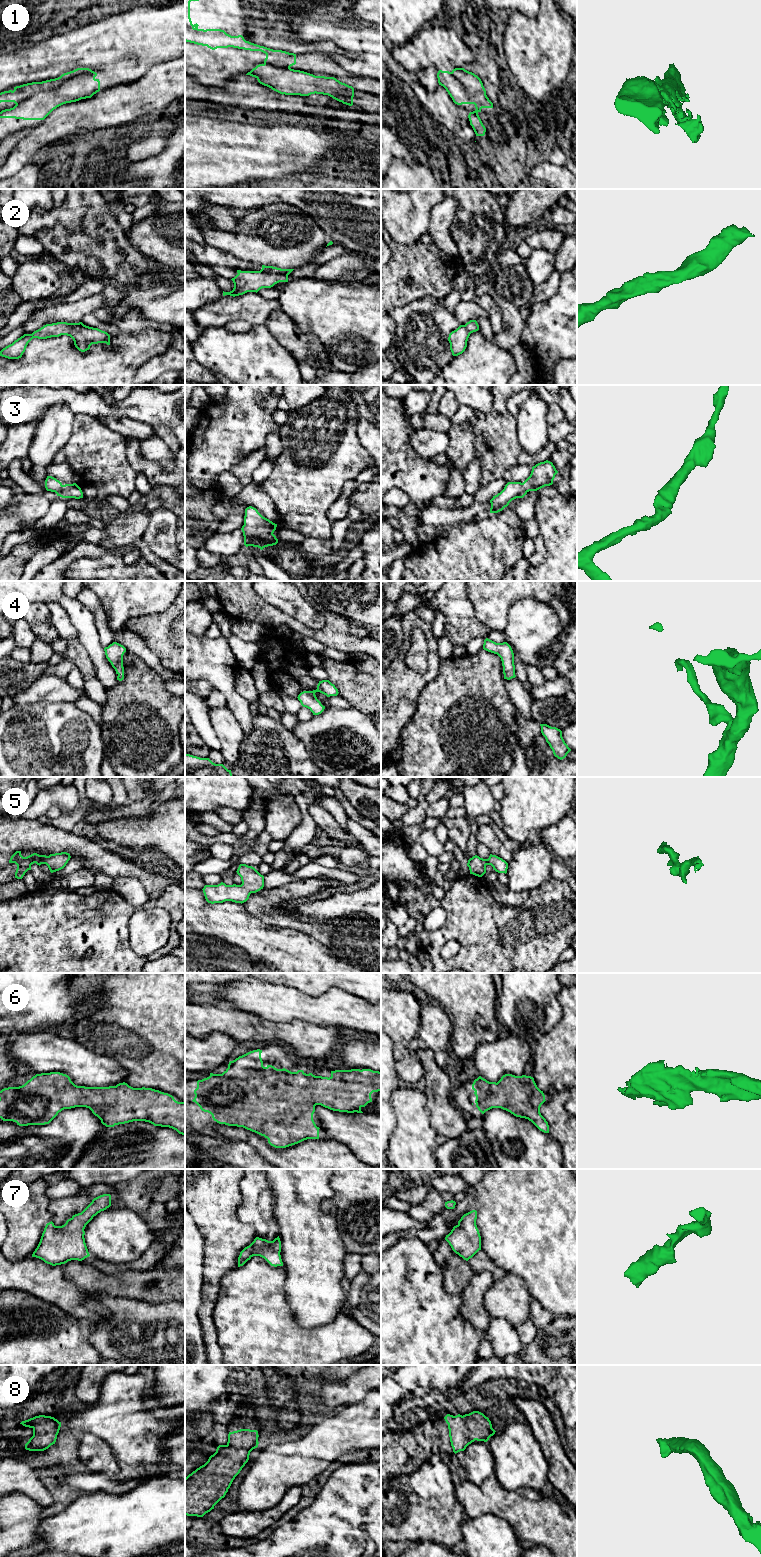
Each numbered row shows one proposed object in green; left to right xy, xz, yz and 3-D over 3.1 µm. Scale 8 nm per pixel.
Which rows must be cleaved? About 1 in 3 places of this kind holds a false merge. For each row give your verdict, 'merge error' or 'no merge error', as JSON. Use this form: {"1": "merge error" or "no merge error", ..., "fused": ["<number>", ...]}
{"1": "merge error", "2": "no merge error", "3": "no merge error", "4": "no merge error", "5": "no merge error", "6": "no merge error", "7": "no merge error", "8": "no merge error", "fused": ["1"]}

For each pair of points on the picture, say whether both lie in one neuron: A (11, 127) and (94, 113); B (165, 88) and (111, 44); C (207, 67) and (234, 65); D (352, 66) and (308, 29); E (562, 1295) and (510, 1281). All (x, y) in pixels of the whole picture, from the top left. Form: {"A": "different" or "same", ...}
{"A": "different", "B": "different", "C": "same", "D": "same", "E": "different"}

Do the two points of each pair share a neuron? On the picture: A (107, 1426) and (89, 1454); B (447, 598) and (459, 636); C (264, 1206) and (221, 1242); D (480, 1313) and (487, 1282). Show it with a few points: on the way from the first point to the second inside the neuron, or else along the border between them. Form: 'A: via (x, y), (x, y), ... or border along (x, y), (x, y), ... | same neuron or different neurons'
A: border along (79, 1440), (93, 1434), (115, 1456) | different neurons
B: via (456, 607), (459, 612), (459, 627) | same neuron
C: border along (241, 1200), (238, 1218), (250, 1225), (257, 1236) | different neurons
D: via (478, 1305), (479, 1290) | same neuron

